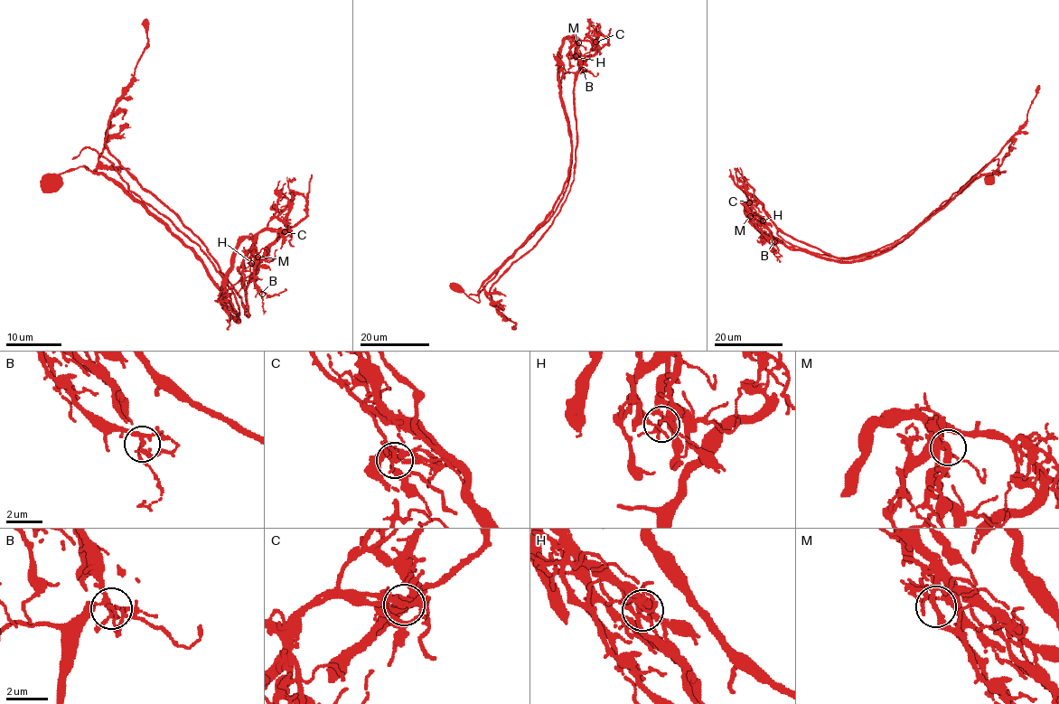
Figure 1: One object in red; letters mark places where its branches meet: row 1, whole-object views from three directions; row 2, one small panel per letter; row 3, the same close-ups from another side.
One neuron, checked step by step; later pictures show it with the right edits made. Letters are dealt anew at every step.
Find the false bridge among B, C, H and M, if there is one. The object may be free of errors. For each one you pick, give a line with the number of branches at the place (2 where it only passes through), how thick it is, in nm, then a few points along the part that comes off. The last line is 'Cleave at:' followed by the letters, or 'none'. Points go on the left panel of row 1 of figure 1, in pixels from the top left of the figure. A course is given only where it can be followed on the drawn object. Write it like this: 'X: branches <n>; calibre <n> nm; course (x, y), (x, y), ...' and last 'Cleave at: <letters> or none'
C: branches 5; calibre 190 nm; course (285, 231), (248, 280), (248, 316), (206, 246), (111, 154), (107, 120), (147, 42), (145, 18)
Cleave at: C

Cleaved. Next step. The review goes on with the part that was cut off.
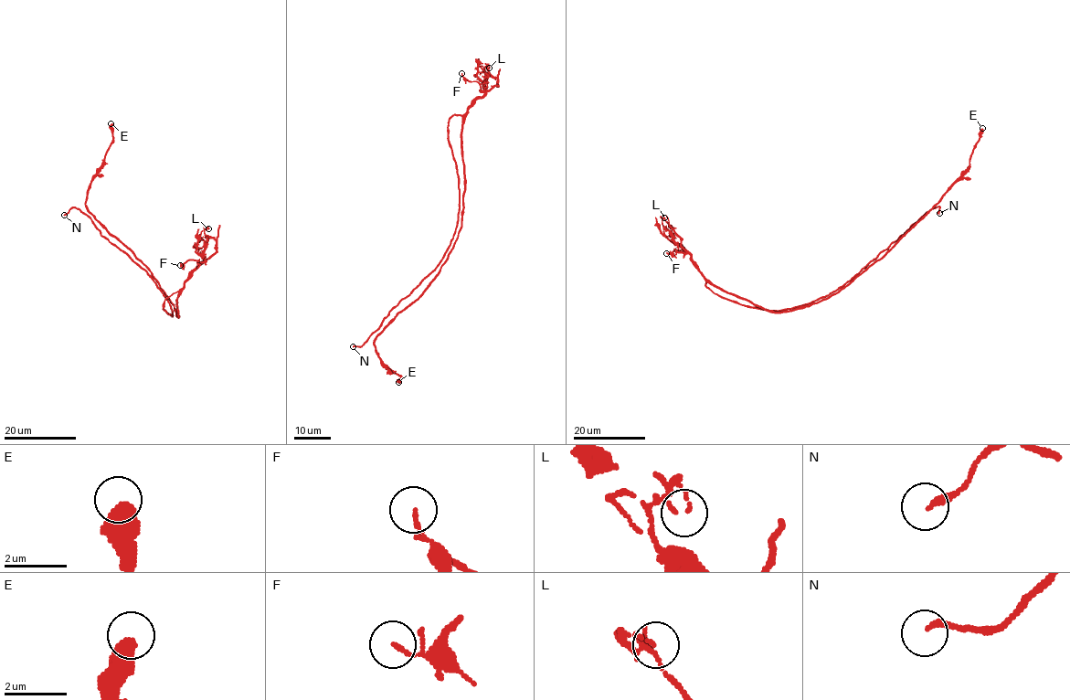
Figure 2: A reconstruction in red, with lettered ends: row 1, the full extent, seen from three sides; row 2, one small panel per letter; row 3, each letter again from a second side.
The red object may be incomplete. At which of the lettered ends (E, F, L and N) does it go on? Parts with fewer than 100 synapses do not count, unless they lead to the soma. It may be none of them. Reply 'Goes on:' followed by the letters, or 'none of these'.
Goes on: N

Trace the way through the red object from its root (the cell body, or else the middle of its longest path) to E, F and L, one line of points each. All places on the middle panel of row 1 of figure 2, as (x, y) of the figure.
E: (462, 146), (464, 194), (458, 238), (428, 288), (397, 314), (374, 343), (380, 360), (401, 376), (398, 382)
F: (462, 146), (462, 118), (484, 93), (476, 81), (468, 81), (461, 73)
L: (462, 146), (462, 118), (476, 99), (484, 94), (483, 81), (490, 75), (485, 68), (487, 65), (489, 68)

